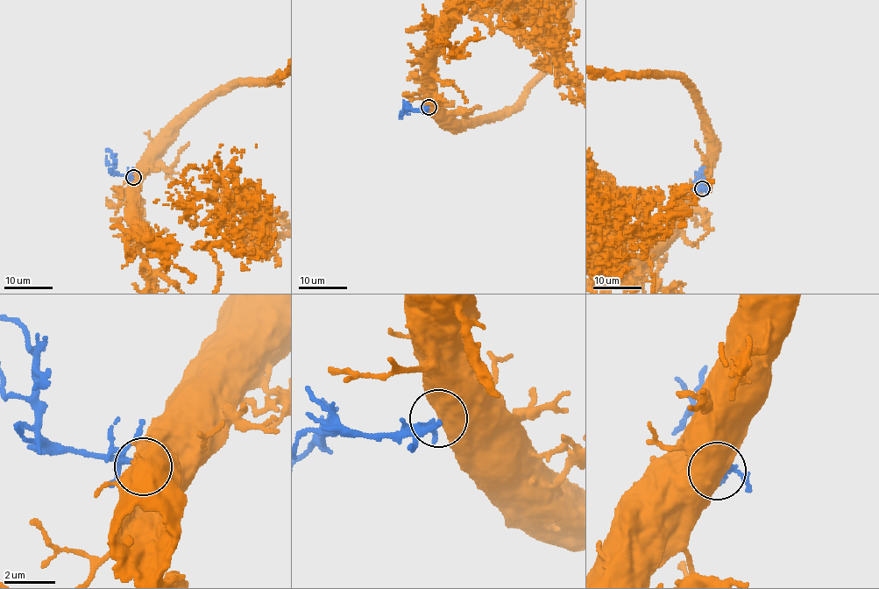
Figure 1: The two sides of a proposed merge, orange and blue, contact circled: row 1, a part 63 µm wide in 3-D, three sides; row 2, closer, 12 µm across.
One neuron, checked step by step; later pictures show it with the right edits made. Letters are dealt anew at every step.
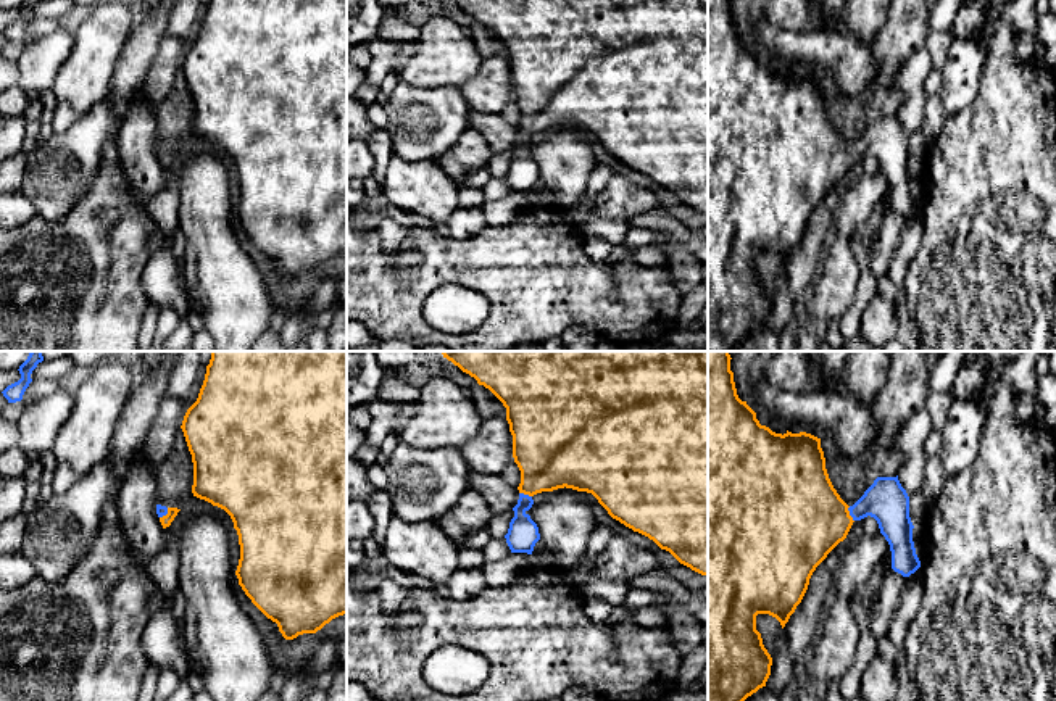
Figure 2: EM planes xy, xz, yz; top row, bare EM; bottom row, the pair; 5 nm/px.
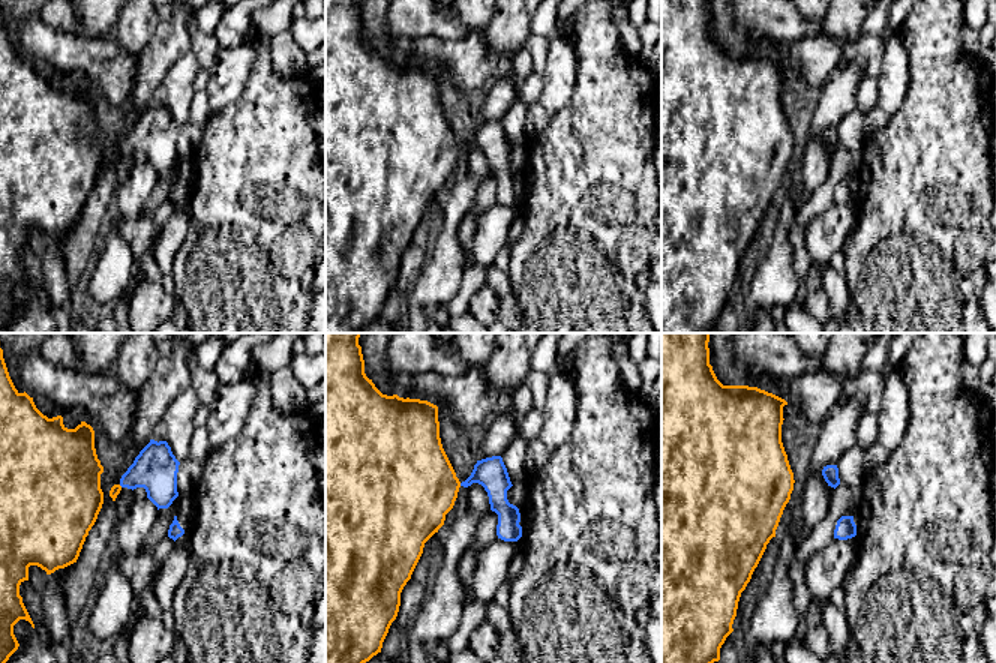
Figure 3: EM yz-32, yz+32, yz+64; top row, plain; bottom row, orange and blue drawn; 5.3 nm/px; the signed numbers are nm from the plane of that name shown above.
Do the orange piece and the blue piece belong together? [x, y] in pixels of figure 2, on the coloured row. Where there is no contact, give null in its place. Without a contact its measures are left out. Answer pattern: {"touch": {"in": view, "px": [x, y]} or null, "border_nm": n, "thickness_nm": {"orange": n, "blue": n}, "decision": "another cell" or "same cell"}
{"touch": {"in": "yz", "px": [848, 514]}, "border_nm": 80, "thickness_nm": {"orange": 460, "blue": 220}, "decision": "same cell"}

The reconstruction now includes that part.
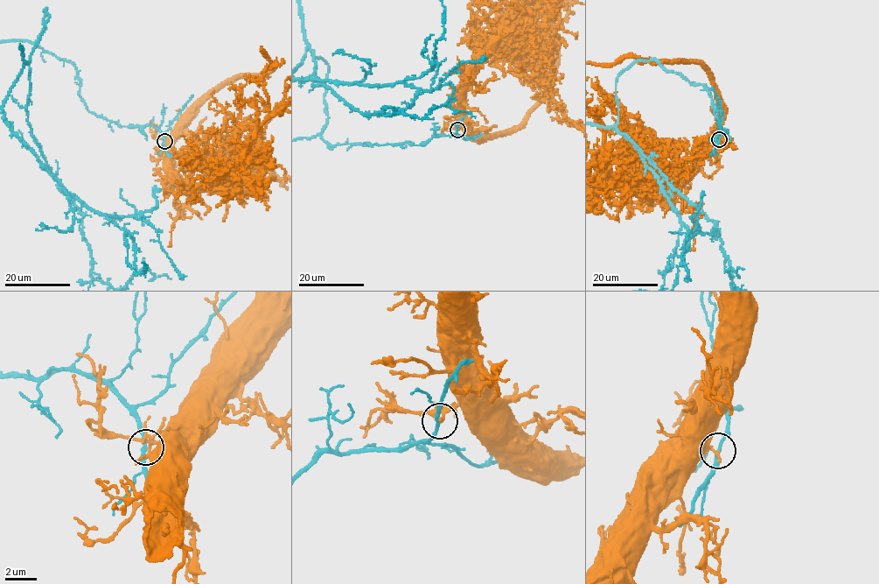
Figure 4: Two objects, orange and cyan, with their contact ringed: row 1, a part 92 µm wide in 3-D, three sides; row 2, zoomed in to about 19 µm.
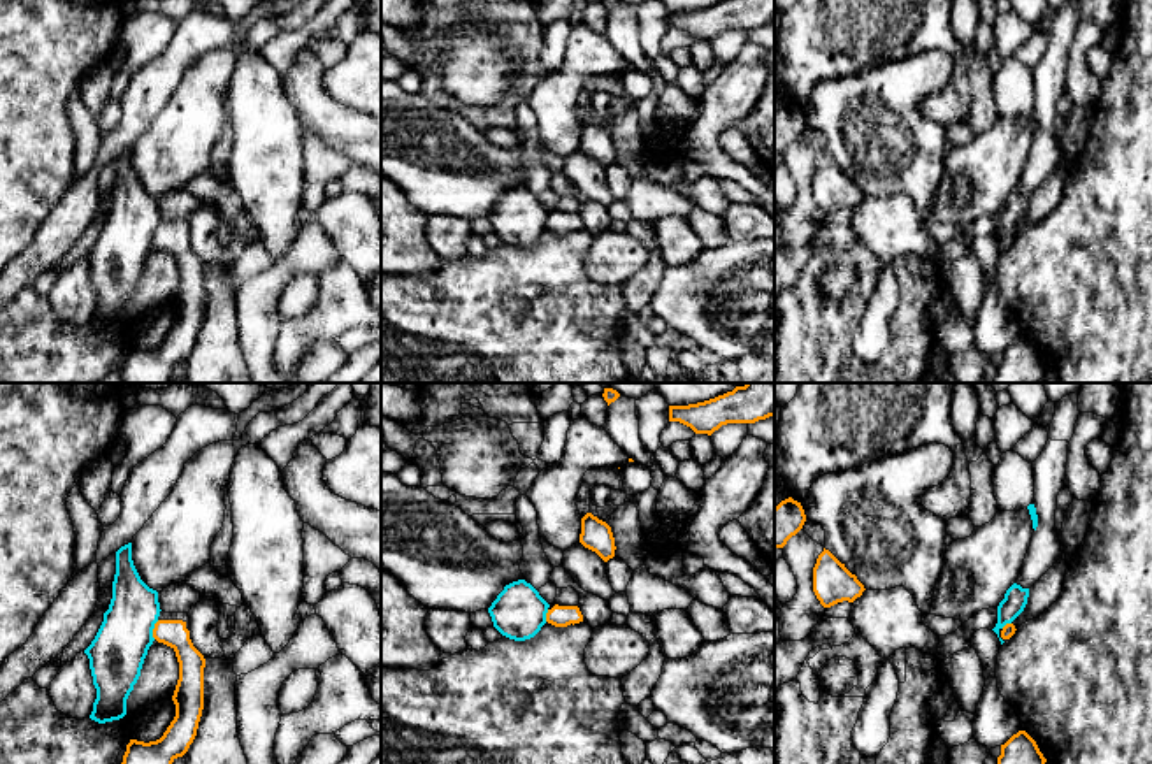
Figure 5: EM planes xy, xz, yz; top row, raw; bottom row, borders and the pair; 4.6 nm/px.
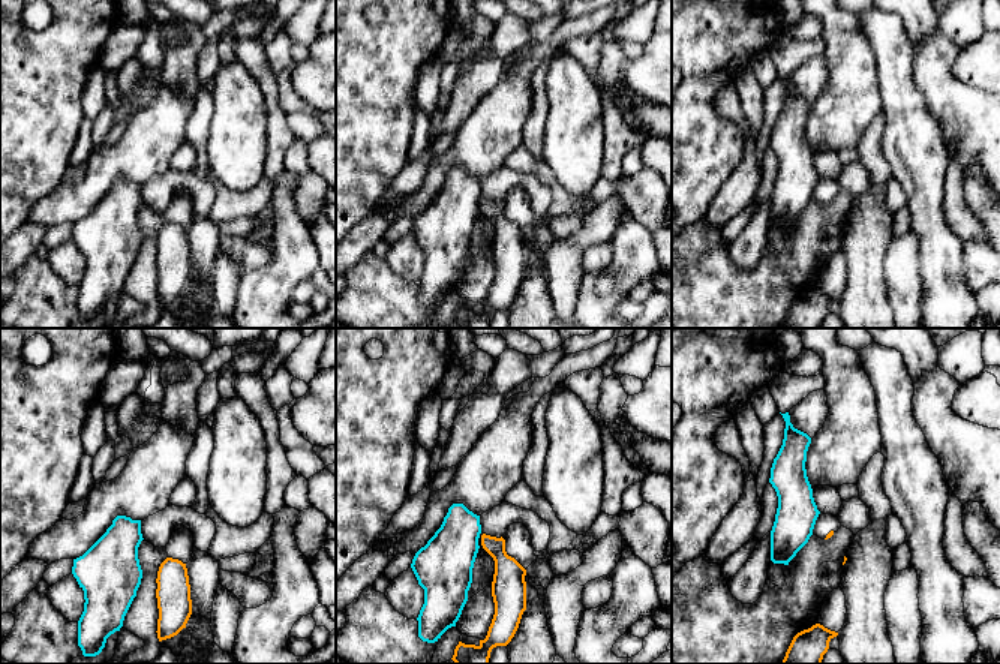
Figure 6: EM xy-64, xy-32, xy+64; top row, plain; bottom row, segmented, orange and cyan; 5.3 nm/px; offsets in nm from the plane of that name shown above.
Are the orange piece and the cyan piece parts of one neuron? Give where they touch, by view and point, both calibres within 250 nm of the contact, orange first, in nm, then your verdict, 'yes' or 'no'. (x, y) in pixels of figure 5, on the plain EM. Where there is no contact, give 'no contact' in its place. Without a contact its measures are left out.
meets orange in xy at (153, 236); 130 nm thick on the orange side, 260 nm on the other; no

